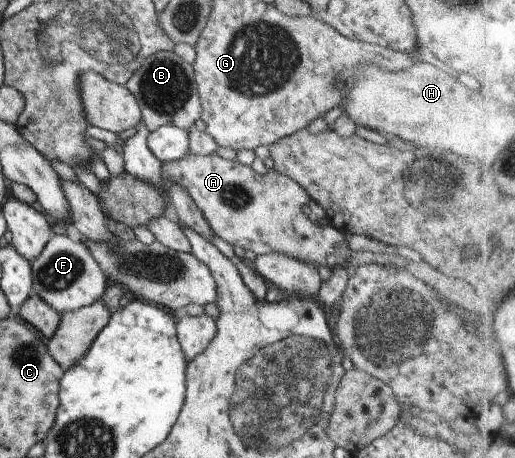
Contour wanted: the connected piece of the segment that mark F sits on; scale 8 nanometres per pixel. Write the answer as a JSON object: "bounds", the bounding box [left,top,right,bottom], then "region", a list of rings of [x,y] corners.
{"bounds":[30,235,107,315],"region":[[[52,235],[41,252],[30,262],[30,290],[58,315],[89,306],[101,298],[107,282],[85,245],[65,235]]]}

